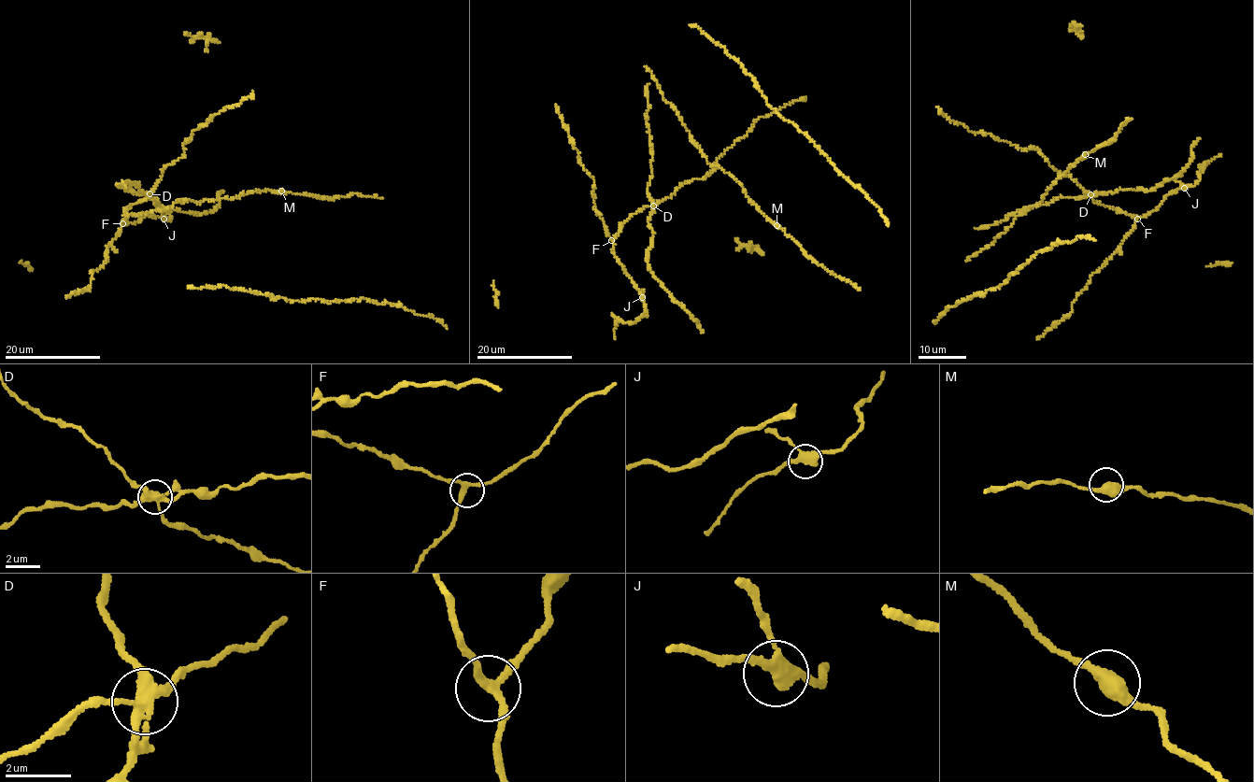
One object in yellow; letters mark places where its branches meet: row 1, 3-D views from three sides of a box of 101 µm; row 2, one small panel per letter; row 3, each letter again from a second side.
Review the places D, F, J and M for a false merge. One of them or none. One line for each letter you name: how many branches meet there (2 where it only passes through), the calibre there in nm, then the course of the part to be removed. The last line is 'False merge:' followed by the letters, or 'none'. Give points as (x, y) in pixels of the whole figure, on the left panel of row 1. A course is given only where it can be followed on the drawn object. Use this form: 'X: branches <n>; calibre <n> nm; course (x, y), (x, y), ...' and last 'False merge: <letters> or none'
D: branches 4; calibre 360 nm
False merge: D

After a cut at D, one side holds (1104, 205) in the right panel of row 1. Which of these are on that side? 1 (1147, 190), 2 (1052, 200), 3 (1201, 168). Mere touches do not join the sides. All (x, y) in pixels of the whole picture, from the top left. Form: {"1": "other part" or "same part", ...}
{"1": "other part", "2": "other part", "3": "same part"}

